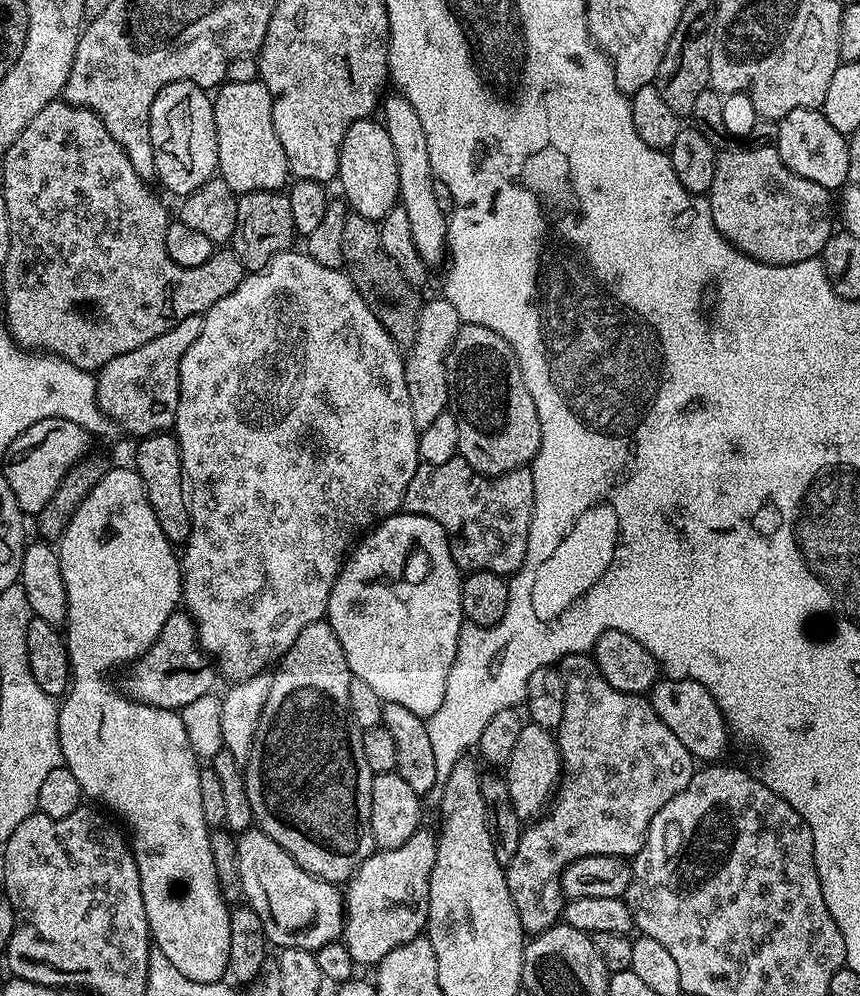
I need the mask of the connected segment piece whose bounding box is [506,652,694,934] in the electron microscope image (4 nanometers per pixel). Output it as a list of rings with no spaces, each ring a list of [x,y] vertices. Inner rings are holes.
[[[575,652],[562,657],[558,667],[566,686],[562,722],[554,732],[560,747],[562,775],[550,807],[521,831],[514,862],[506,865],[510,898],[514,898],[518,918],[528,934],[545,932],[561,919],[566,897],[560,889],[560,875],[567,864],[594,854],[635,857],[646,842],[654,814],[658,814],[670,798],[686,790],[694,771],[693,756],[678,742],[670,726],[654,714],[651,699],[634,692],[614,690],[614,686],[602,678],[602,670],[598,670],[591,655]]]

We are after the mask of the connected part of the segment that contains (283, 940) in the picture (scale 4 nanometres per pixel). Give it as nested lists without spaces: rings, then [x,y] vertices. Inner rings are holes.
[[[259,827],[239,833],[236,842],[238,874],[242,874],[244,900],[262,918],[269,945],[277,949],[301,948],[307,952],[340,940],[346,923],[344,897],[337,885],[310,874]]]

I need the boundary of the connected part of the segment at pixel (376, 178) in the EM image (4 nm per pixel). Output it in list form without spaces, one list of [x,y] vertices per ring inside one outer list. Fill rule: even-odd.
[[[379,119],[359,120],[350,126],[350,130],[346,130],[346,138],[342,138],[342,146],[340,147],[339,184],[341,190],[344,191],[345,198],[343,197],[343,199],[346,201],[347,207],[355,215],[367,220],[379,222],[392,208],[397,207],[400,199],[398,158],[394,158],[394,142],[390,142],[390,134],[384,129],[383,123]]]

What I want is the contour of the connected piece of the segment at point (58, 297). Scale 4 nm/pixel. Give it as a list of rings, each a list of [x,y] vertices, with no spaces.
[[[57,98],[52,103],[47,104],[14,138],[14,142],[2,153],[4,160],[4,188],[2,194],[6,198],[6,218],[8,219],[8,229],[10,230],[10,246],[8,247],[8,257],[6,266],[2,269],[4,276],[4,312],[8,315],[7,331],[11,332],[12,339],[21,348],[28,350],[39,350],[45,354],[61,356],[66,362],[78,366],[82,370],[95,373],[110,358],[118,358],[118,354],[126,354],[130,350],[138,350],[138,346],[146,346],[158,334],[166,334],[182,318],[187,316],[199,316],[208,311],[214,302],[226,298],[244,281],[246,270],[242,266],[240,259],[231,250],[213,251],[212,257],[202,266],[190,266],[183,268],[170,258],[166,250],[166,230],[170,223],[170,215],[164,209],[164,204],[152,193],[152,184],[143,180],[134,170],[134,166],[129,162],[124,147],[117,142],[110,134],[110,130],[104,128],[102,118],[96,112],[91,112],[88,108],[78,108],[74,104],[69,104],[63,99]]]

